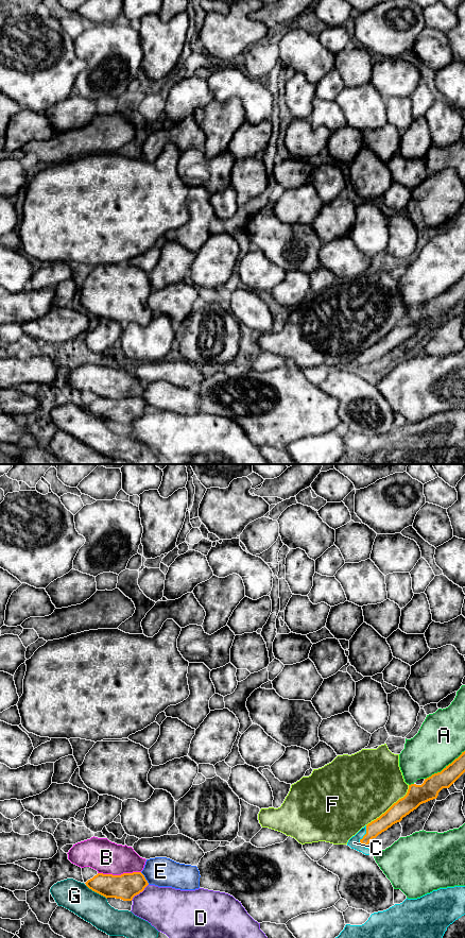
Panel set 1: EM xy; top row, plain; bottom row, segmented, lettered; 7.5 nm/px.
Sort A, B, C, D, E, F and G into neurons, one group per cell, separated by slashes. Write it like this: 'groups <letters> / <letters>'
groups A / B / C / D / E / F / G

